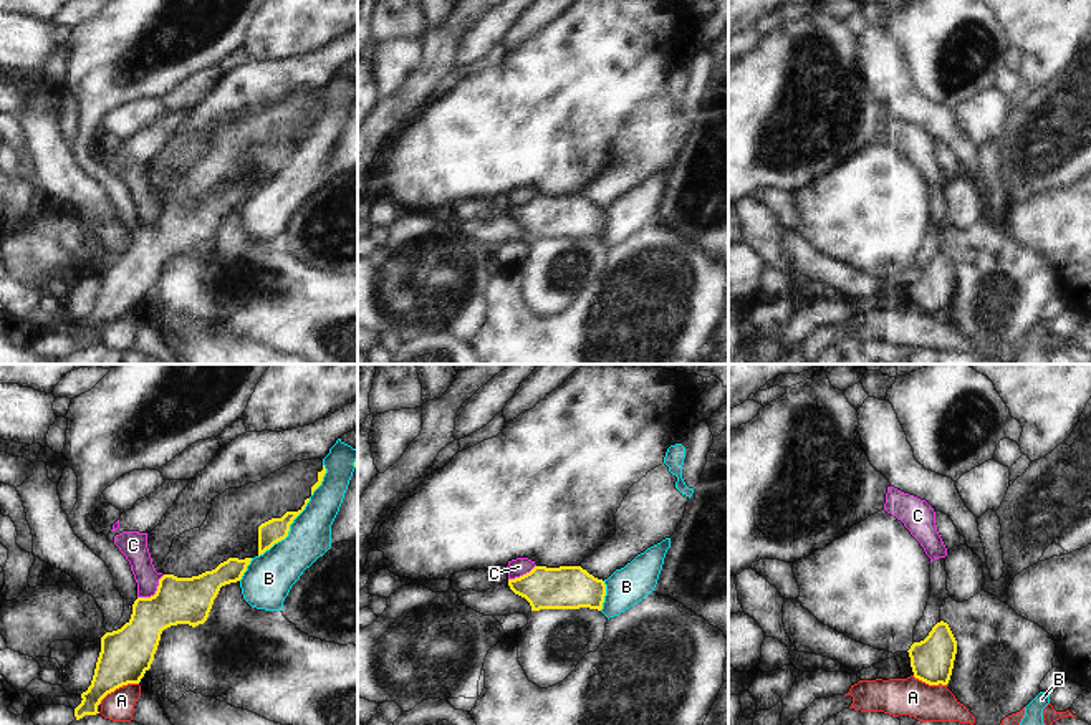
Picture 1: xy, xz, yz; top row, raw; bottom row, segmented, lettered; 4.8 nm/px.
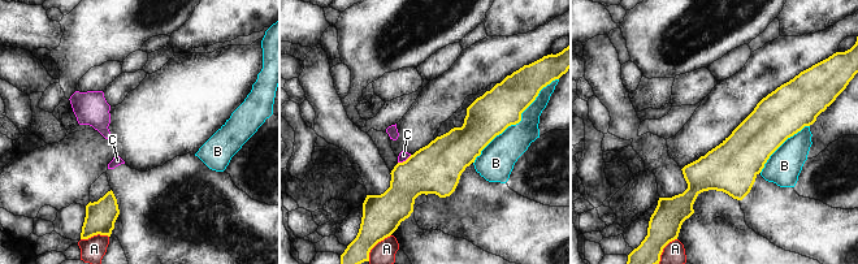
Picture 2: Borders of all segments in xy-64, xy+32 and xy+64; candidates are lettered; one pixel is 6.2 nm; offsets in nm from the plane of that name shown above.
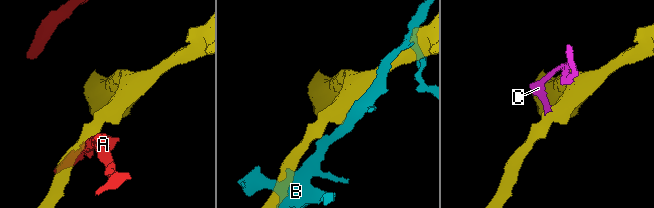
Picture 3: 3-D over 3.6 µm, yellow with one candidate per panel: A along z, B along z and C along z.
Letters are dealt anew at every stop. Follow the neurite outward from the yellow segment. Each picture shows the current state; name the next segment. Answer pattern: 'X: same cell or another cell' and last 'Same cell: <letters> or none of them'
A: another cell
B: another cell
C: another cell
Same cell: none of them

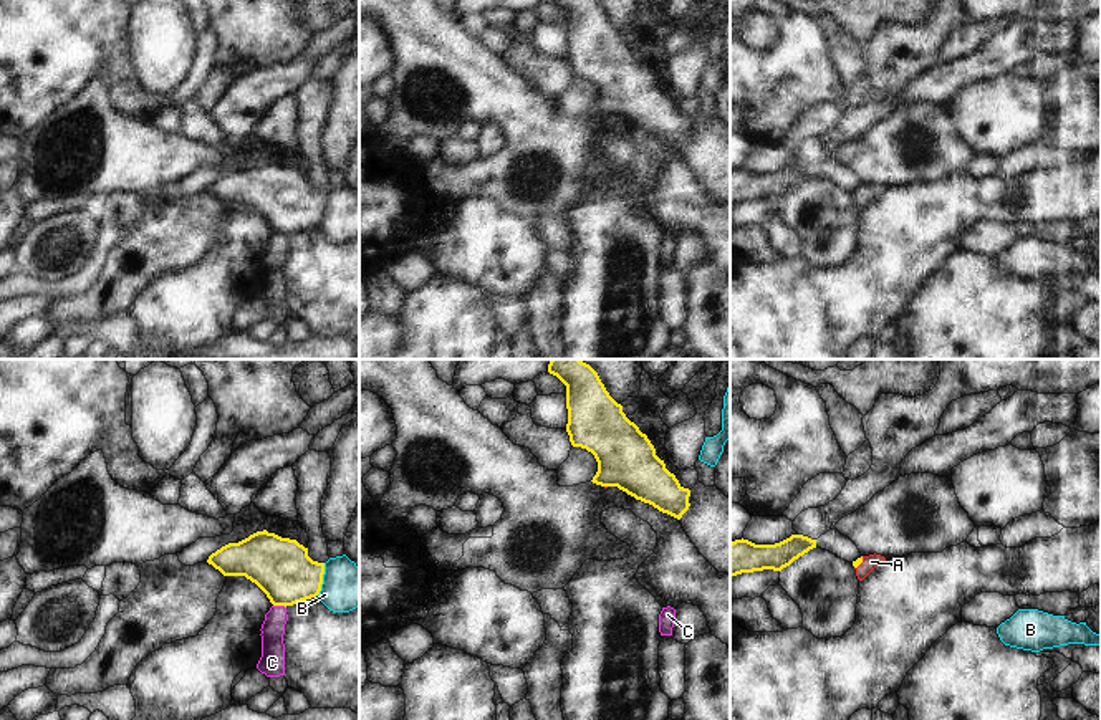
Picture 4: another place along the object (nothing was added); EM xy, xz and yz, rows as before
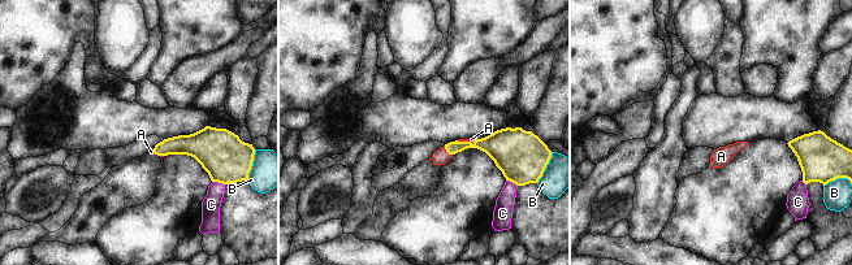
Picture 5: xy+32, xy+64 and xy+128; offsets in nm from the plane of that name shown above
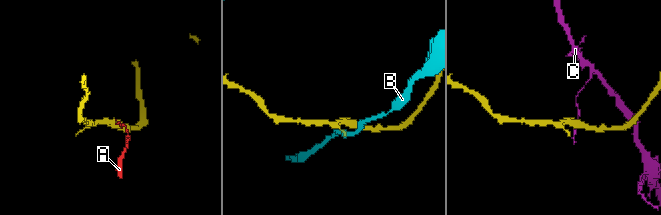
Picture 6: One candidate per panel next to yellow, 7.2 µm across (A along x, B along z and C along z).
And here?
A: same cell
B: another cell
C: another cell
Same cell: A

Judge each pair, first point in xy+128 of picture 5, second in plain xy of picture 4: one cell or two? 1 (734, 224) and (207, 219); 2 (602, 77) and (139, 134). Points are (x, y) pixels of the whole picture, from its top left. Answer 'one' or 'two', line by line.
1: two
2: two

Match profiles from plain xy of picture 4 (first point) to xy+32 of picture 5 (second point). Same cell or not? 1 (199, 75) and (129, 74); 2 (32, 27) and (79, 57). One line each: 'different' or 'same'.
1: same
2: different

